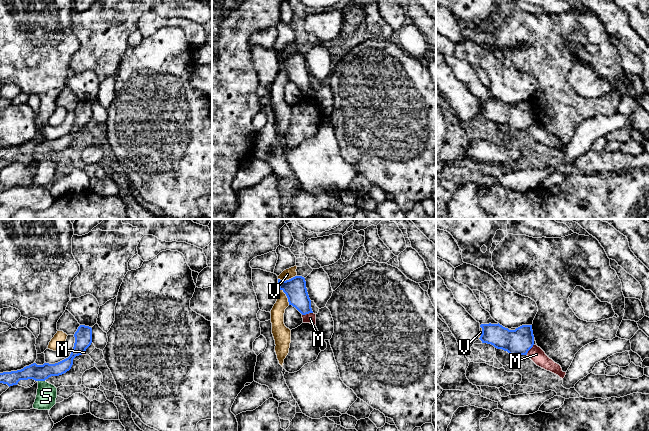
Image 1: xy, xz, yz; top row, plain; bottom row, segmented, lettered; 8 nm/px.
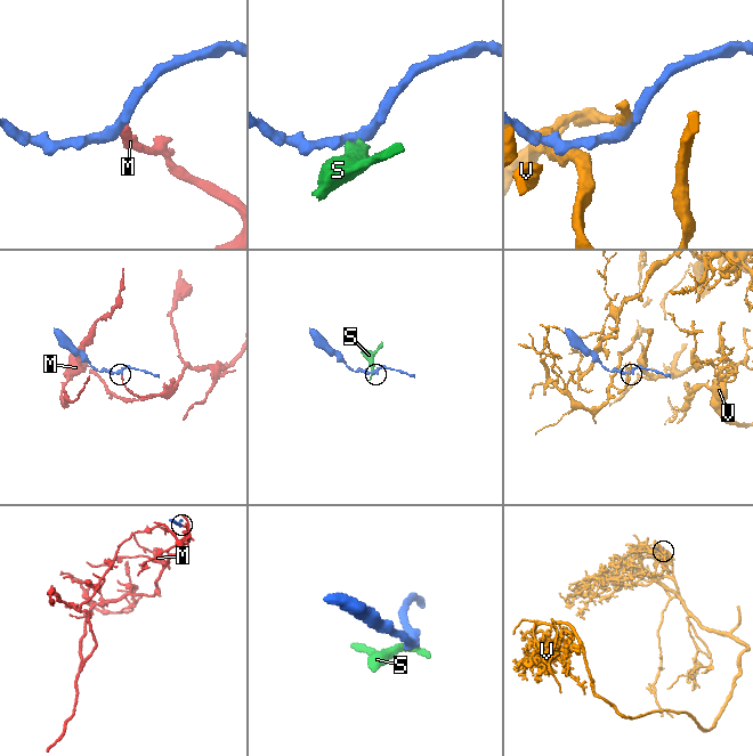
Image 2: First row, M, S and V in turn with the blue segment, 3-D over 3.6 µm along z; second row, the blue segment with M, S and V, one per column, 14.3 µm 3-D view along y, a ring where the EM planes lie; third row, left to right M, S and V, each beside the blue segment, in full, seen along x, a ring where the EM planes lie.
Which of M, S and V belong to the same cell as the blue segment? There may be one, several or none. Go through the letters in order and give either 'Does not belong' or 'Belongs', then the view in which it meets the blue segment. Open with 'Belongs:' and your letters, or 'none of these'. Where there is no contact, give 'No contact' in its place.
Belongs: none of these
M: Does not belong. Touches blue in xz
S: Does not belong. Touches blue in xy
V: Does not belong. Touches blue in xz

